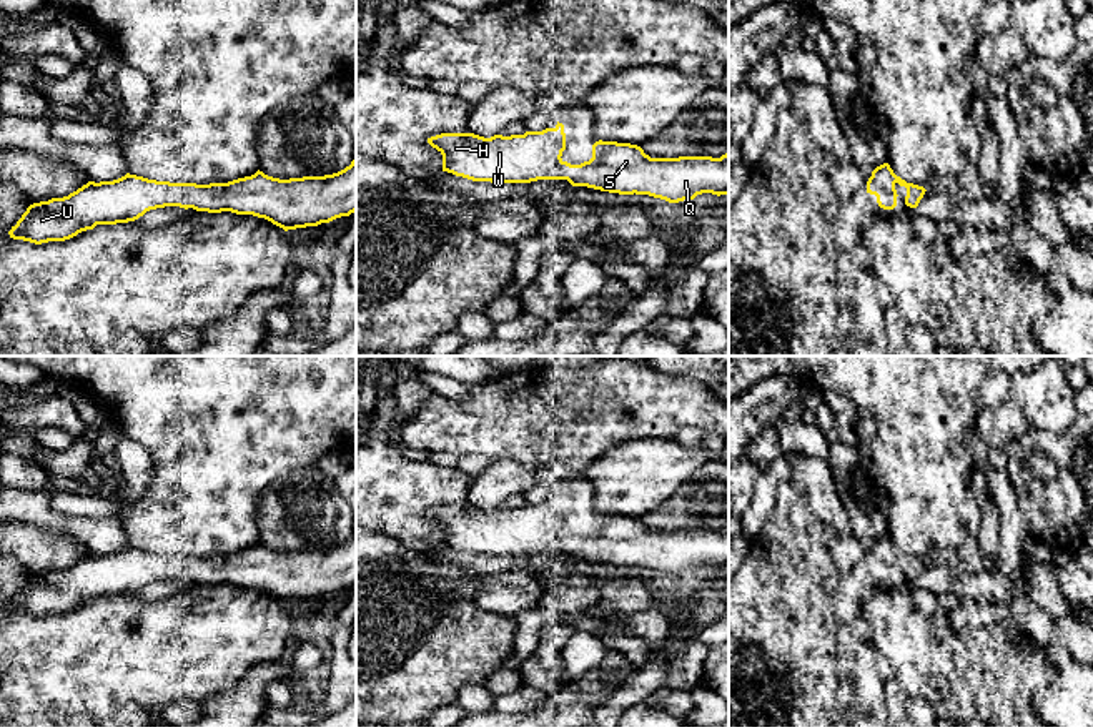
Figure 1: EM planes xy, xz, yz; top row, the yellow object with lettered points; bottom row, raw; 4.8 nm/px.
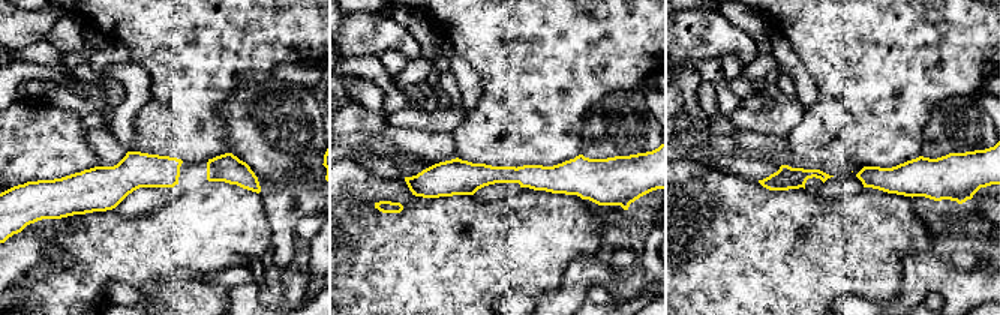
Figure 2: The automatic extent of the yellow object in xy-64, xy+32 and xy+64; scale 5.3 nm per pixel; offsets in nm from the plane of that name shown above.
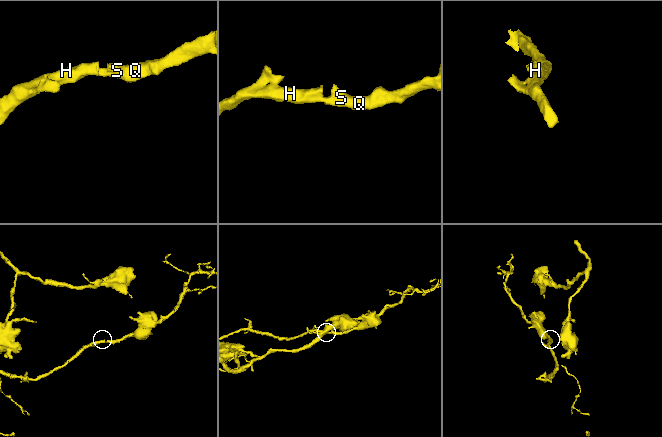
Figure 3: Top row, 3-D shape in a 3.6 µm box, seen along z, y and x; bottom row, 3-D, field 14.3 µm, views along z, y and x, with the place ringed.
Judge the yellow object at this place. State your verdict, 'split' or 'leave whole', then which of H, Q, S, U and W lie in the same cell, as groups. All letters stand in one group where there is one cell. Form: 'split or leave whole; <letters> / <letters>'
leave whole; H Q S U W

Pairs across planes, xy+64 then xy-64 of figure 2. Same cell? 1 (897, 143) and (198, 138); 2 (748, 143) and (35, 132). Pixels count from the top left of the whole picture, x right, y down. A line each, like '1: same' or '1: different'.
1: same
2: different

